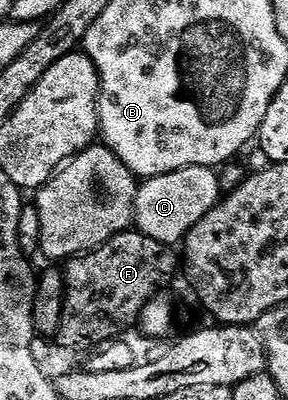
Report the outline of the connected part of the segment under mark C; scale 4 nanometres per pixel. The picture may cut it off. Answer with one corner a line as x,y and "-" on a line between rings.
191,166
175,170
171,174
150,176
137,189
136,231
163,242
177,246
184,241
189,232
222,199
221,180
212,168

